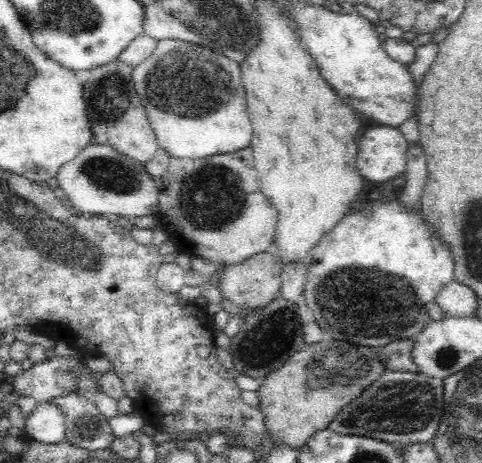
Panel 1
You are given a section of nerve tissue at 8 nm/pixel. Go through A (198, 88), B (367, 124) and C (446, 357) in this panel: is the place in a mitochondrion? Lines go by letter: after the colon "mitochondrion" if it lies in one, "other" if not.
A: mitochondrion
B: other
C: mitochondrion

